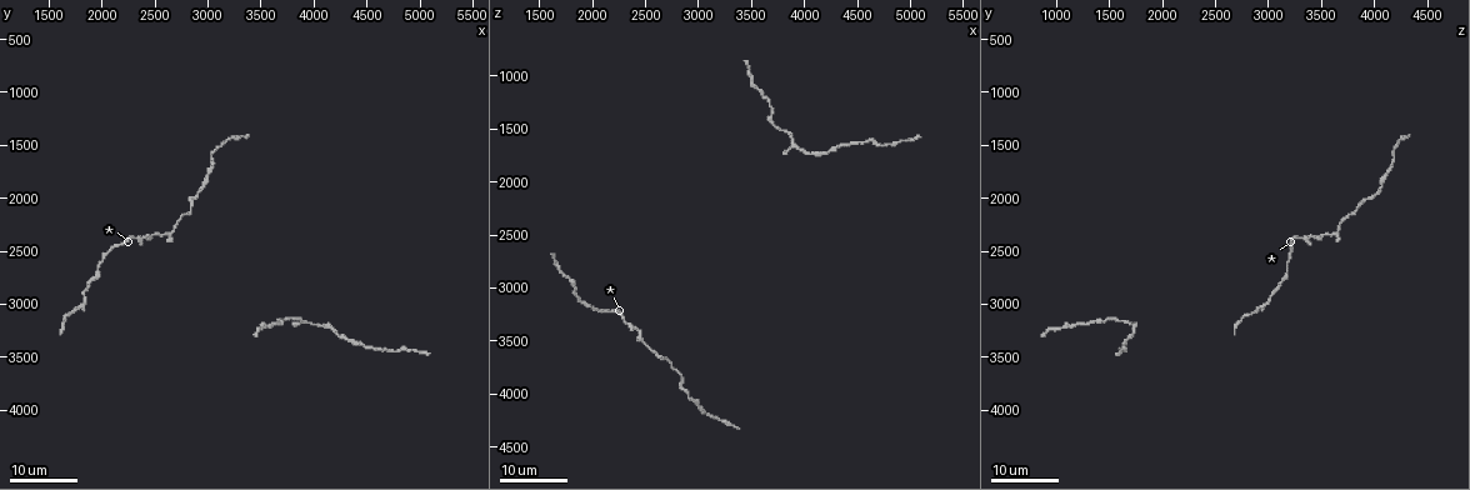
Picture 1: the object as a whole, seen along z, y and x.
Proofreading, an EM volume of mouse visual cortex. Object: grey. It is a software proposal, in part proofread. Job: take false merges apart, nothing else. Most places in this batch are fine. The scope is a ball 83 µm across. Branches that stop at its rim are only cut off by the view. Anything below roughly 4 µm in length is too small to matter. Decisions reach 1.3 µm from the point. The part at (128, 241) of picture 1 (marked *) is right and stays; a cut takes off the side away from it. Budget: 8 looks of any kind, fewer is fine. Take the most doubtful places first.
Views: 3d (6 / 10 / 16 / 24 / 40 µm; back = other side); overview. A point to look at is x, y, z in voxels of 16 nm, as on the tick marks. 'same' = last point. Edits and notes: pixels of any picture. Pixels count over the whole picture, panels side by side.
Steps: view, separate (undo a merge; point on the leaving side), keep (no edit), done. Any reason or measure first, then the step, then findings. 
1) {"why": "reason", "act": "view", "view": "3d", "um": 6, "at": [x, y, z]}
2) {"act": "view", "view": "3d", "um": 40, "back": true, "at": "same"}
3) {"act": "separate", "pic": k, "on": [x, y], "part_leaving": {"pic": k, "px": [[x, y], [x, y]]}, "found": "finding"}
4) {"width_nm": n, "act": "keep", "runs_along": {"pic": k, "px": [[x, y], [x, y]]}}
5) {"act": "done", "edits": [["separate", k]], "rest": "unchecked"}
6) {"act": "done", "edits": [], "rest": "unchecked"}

{"why": "three-way junction", "act": "view", "view": "3d", "um": 16, "at": [3920, 3140, 1620]}

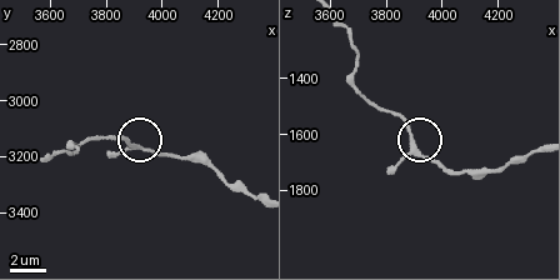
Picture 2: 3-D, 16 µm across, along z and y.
{"act": "view", "view": "3d", "um": 6, "at": [3890, 3170, 1650]}

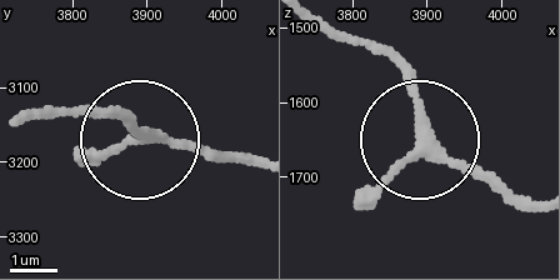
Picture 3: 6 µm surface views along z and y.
{"act": "keep", "found": "all the same neuron"}

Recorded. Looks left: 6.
{"why": "calibre changes", "act": "view", "view": "3d", "um": 16, "at": [3700, 3180, 1360]}

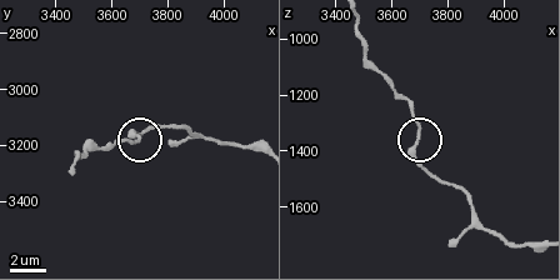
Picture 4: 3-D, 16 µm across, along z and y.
{"act": "view", "view": "3d", "um": 6, "at": [3700, 3170, 1350]}

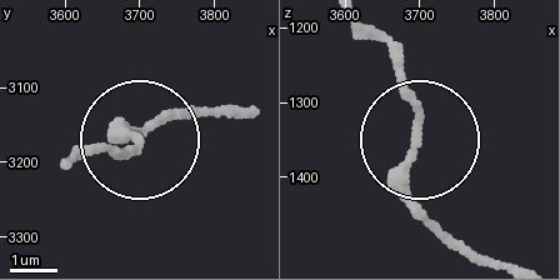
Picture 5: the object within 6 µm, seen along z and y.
{"act": "keep", "found": "all the same neuron"}

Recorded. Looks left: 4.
{"why": "sudden change in width", "act": "view", "view": "3d", "um": 16, "at": [3020, 1700, 4200]}

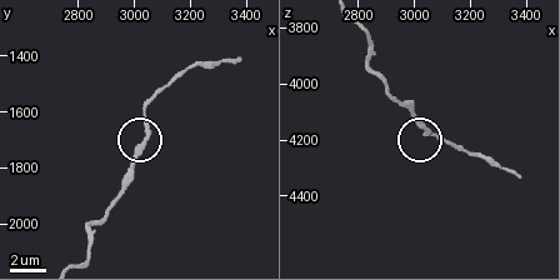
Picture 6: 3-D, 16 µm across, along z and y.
{"why": "zoom in", "act": "view", "view": "3d", "um": 6, "at": [3050, 1680, 4170]}

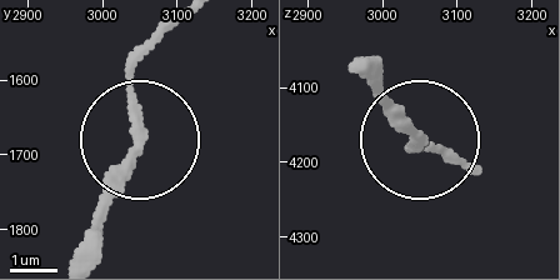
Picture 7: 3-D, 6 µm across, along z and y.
{"act": "keep", "found": "all the same neuron"}

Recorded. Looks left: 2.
{"why": "thick turns thin", "act": "view", "view": "3d", "um": 24, "at": [2960, 1880, 4060]}

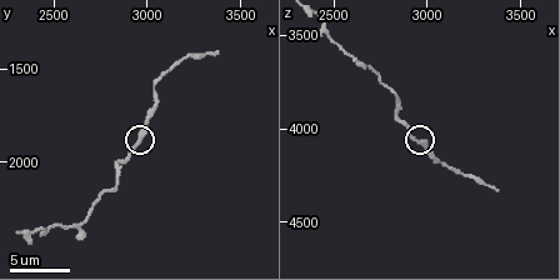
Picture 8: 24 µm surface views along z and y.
{"act": "view", "view": "3d", "um": 6, "at": [2960, 1900, 4060]}

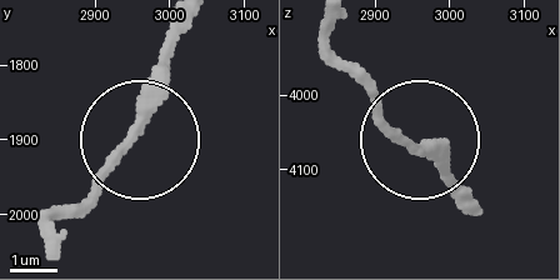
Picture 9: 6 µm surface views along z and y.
{"act": "keep", "runs_along": {"pic": 9, "px": [[330, 30], [334, 54], [381, 114], [469, 186]]}, "found": "continuous, no second neuron"}

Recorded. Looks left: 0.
{"act": "done", "edits": [], "rest": "unchecked"}

